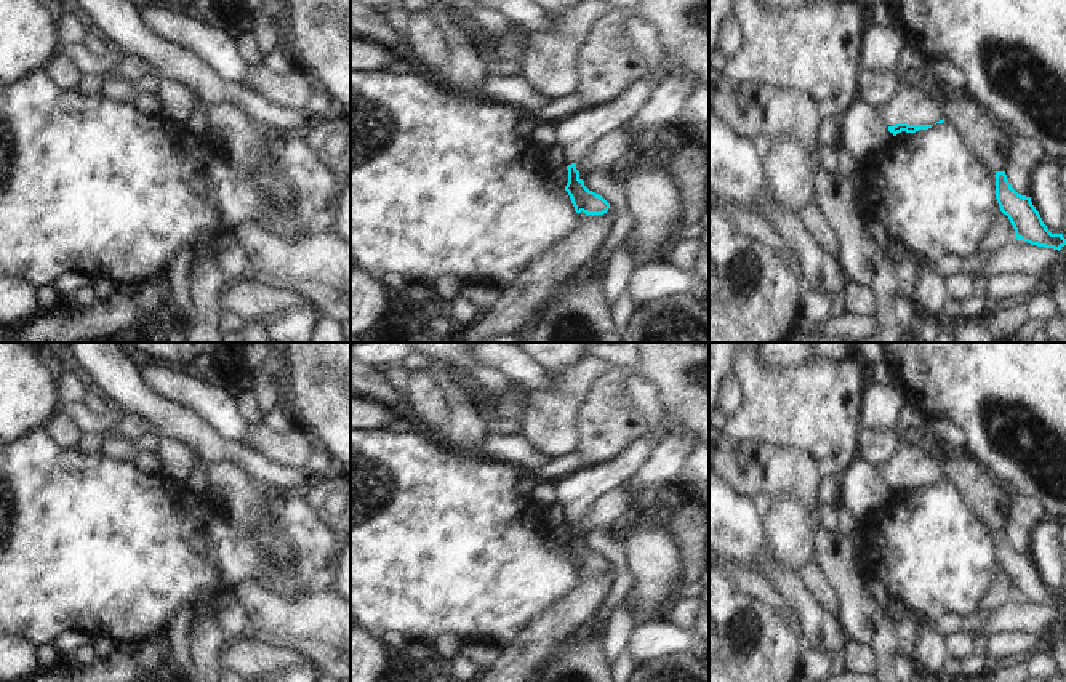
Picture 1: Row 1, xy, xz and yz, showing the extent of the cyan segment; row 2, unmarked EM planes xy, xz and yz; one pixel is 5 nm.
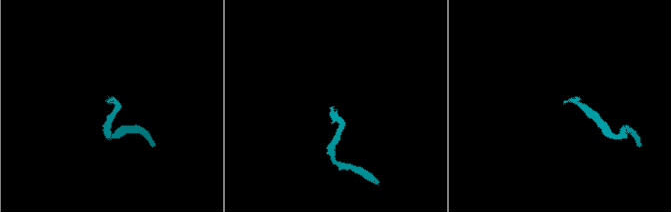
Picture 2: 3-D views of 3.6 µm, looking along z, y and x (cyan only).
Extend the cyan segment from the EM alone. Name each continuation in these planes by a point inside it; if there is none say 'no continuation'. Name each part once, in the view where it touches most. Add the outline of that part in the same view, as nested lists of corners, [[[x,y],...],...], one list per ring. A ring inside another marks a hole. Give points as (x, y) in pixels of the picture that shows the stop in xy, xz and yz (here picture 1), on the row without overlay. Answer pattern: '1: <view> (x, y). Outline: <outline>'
1: yz (914, 465). Outline: [[[903,442],[896,455],[885,466],[877,467],[877,474],[887,485],[896,482],[935,483],[943,479],[940,459],[909,442]]]

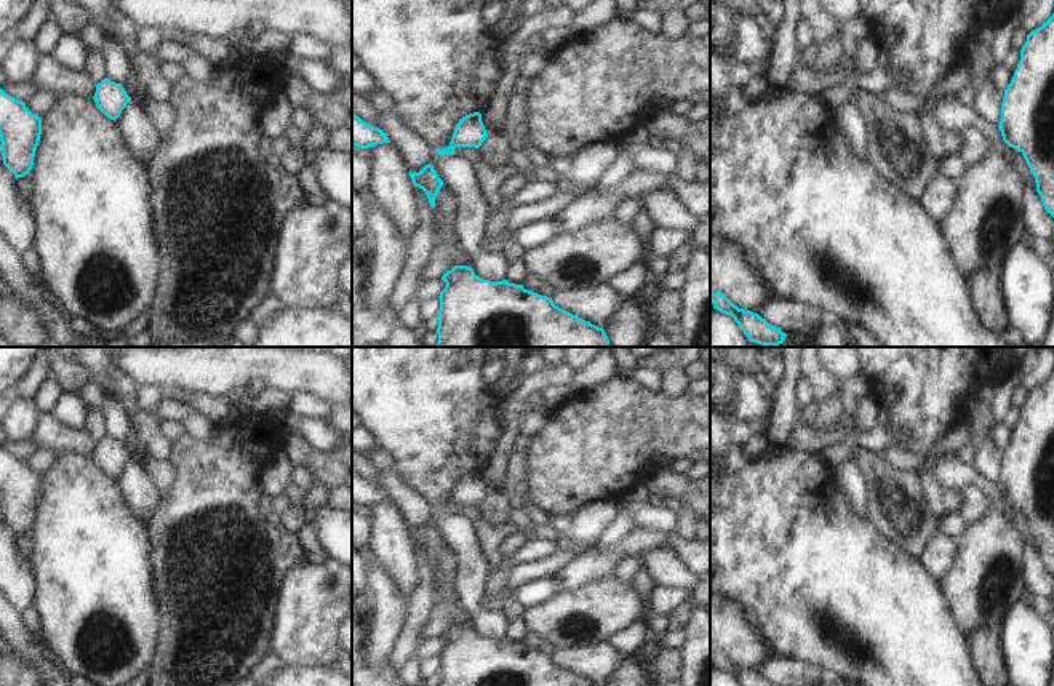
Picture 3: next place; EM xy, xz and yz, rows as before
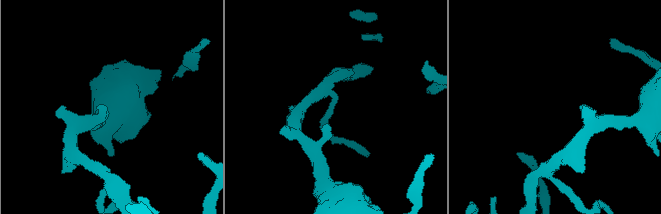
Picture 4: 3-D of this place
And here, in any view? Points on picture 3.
no continuation.

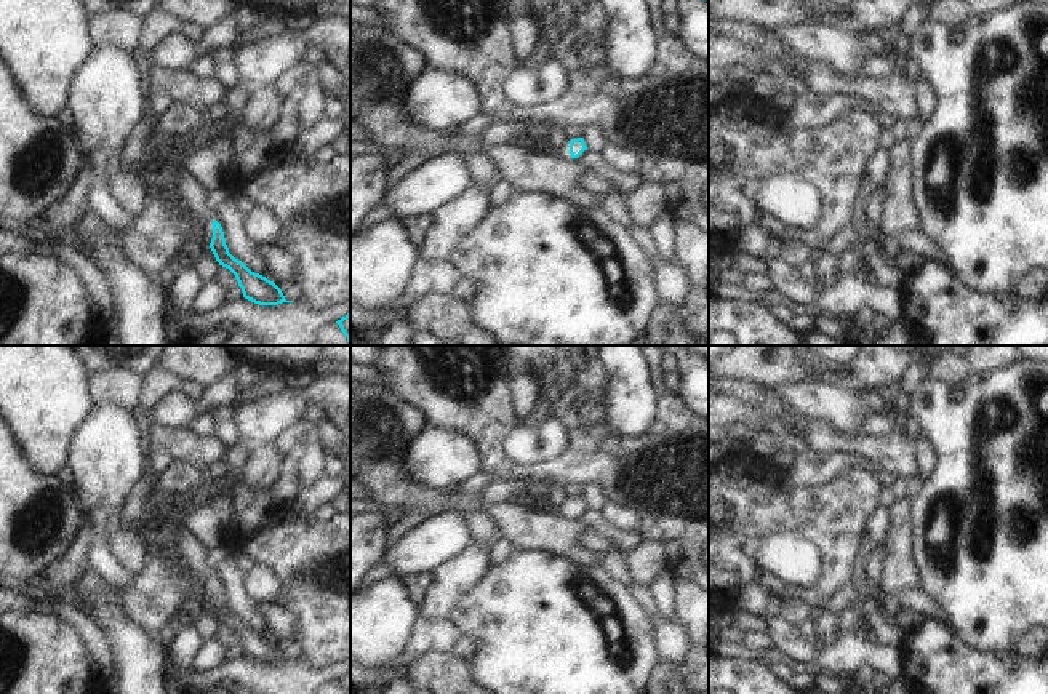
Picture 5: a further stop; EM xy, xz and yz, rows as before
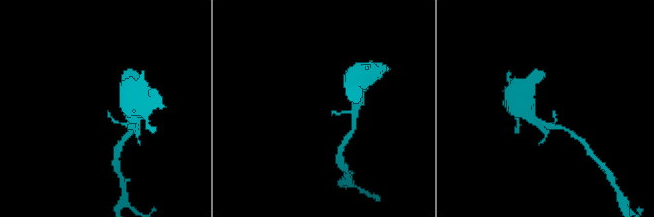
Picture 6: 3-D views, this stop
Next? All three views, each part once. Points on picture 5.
1: xy (186, 547). Outline: [[[181,521],[174,536],[174,555],[181,558],[203,582],[202,596],[206,603],[213,596],[213,568],[206,564],[208,550],[184,528]]]

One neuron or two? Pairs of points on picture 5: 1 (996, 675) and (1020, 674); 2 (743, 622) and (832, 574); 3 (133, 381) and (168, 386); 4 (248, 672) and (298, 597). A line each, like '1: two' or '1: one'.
1: one
2: two
3: two
4: two

